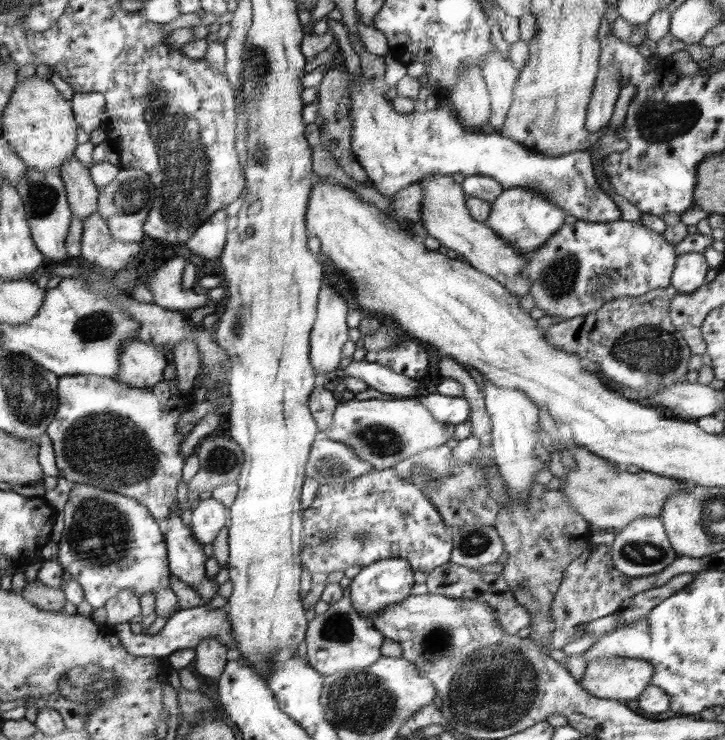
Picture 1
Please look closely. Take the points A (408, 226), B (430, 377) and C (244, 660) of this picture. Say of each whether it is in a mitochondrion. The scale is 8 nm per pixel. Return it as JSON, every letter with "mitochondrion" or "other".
{"A":"other","B":"other","C":"other"}

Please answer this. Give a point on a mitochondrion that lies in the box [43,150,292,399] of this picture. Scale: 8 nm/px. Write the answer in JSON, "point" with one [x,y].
{"point":[132,195]}

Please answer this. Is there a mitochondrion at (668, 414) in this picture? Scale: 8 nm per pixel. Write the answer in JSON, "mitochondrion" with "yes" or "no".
{"mitochondrion":"no"}

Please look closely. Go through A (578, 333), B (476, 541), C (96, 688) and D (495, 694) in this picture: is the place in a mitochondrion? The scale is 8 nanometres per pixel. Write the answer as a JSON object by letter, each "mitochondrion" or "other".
{"A":"other","B":"mitochondrion","C":"mitochondrion","D":"mitochondrion"}

